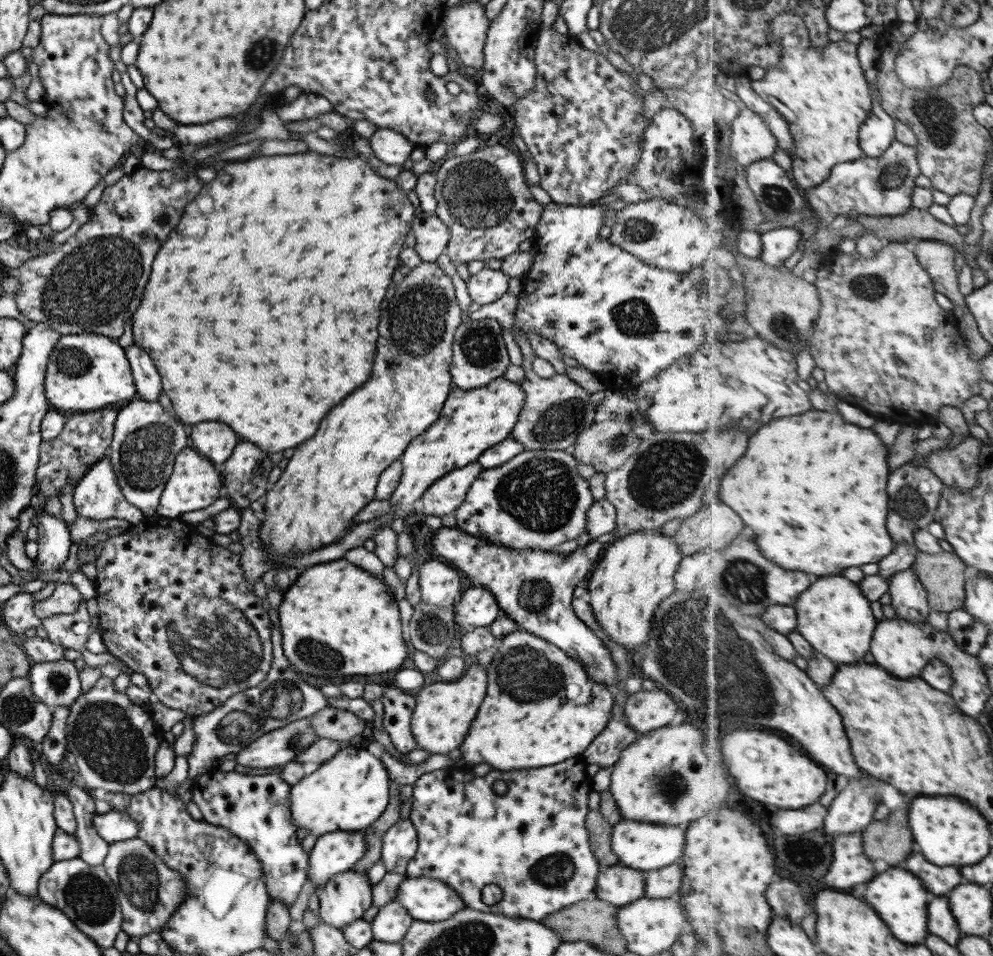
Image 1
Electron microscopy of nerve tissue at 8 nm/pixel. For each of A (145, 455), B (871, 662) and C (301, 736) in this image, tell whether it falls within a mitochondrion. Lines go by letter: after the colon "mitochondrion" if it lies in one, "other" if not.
A: mitochondrion
B: other
C: mitochondrion

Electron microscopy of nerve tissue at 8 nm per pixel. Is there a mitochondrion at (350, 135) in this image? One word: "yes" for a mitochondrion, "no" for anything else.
no

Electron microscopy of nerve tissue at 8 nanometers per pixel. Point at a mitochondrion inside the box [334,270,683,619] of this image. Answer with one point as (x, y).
(540, 494)

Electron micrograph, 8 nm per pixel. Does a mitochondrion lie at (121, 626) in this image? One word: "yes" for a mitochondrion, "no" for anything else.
no

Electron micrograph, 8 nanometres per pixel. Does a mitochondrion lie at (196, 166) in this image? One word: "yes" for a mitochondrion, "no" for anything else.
no

